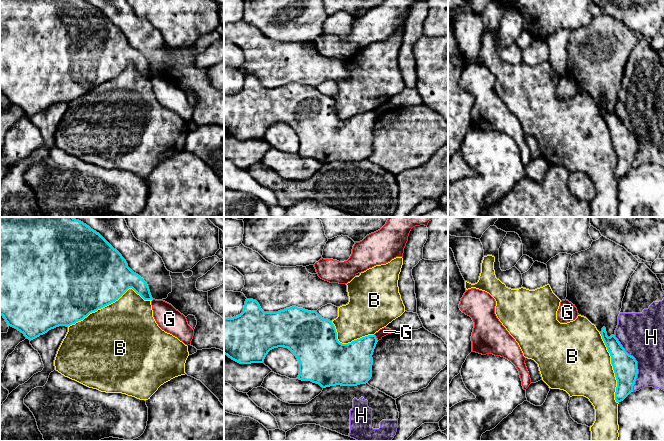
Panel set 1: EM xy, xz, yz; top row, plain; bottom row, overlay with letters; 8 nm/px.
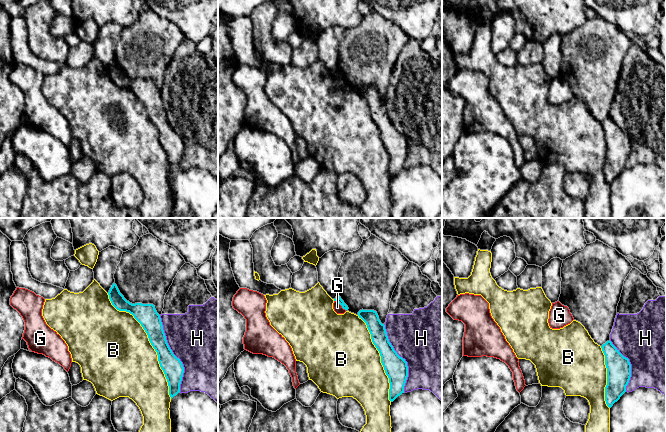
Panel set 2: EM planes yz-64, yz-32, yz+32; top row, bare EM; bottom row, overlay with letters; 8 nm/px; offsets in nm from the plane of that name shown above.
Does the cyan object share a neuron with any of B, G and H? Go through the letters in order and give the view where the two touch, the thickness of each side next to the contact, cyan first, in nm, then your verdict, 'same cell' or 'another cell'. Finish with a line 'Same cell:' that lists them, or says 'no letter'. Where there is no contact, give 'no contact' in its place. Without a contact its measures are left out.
B: meets cyan in xy; 500 nm thick on the cyan side, 480 nm on the other; another cell
G: meets cyan in xz; 300 nm thick on the cyan side, 70 nm on the other; another cell
H: meets cyan in yz; 190 nm thick on the cyan side, 360 nm on the other; another cell
Same cell: no letter

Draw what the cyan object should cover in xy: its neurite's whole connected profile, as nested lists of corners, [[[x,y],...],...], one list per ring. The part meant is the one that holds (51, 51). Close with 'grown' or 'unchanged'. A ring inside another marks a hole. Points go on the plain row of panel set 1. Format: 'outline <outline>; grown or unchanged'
outline [[[0,0],[0,91],[8,102],[23,109],[30,117],[56,103],[68,103],[83,96],[90,89],[118,76],[129,64],[132,64],[144,76],[153,76],[144,55],[134,49],[122,31],[86,0]]]; unchanged

